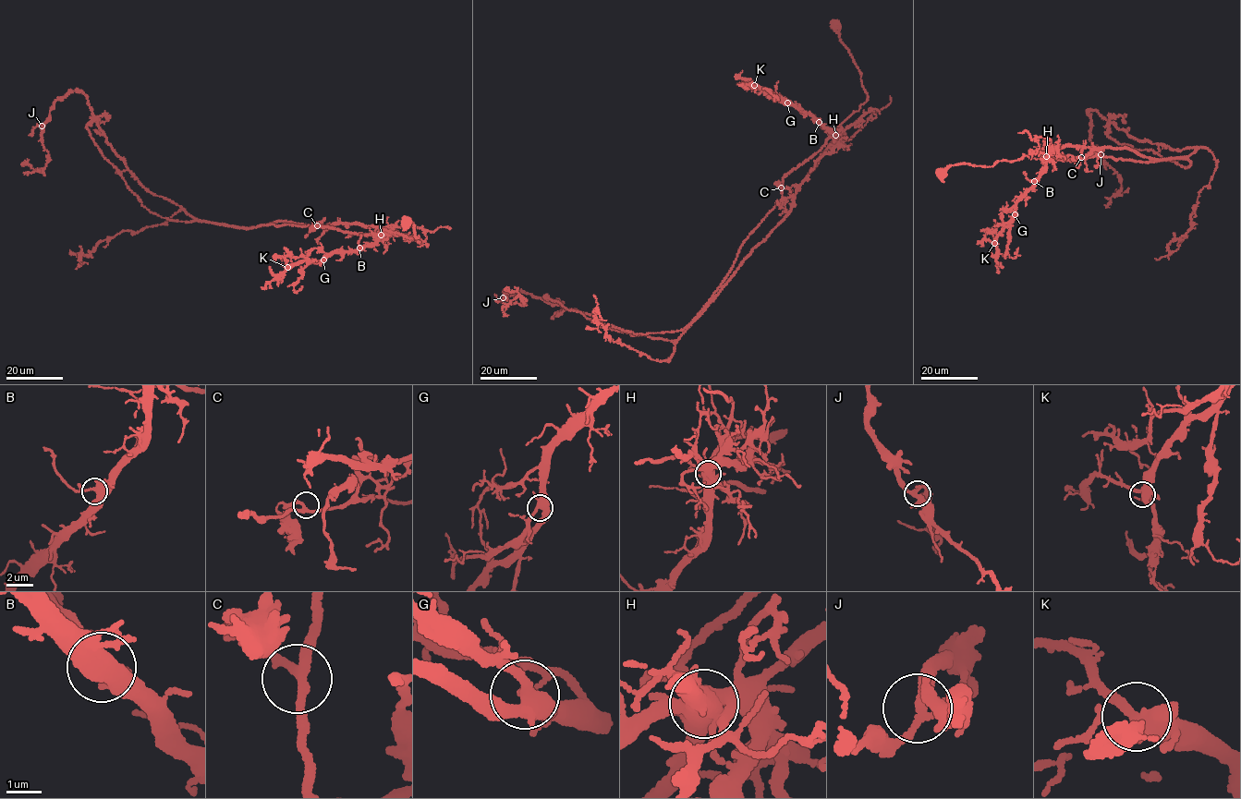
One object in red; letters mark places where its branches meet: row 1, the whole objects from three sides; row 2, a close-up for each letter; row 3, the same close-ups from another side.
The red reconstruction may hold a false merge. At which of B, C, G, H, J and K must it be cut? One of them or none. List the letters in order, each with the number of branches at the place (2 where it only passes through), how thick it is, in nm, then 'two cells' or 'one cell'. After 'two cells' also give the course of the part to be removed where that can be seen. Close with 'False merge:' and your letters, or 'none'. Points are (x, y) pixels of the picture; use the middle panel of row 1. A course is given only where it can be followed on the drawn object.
B: 3 branches meet; 380 nm thick; one cell
C: 3 branches meet; 240 nm thick; one cell
G: 4 branches meet; 440 nm thick; one cell
H: 9 branches meet; 700 nm thick; two cells; foreign part runs (835, 135), (783, 178), (781, 200), (683, 329), (635, 333), (545, 296), (562, 308), (553, 319)
J: 3 branches meet; 280 nm thick; one cell
K: 4 branches meet; 440 nm thick; one cell
False merge: H

